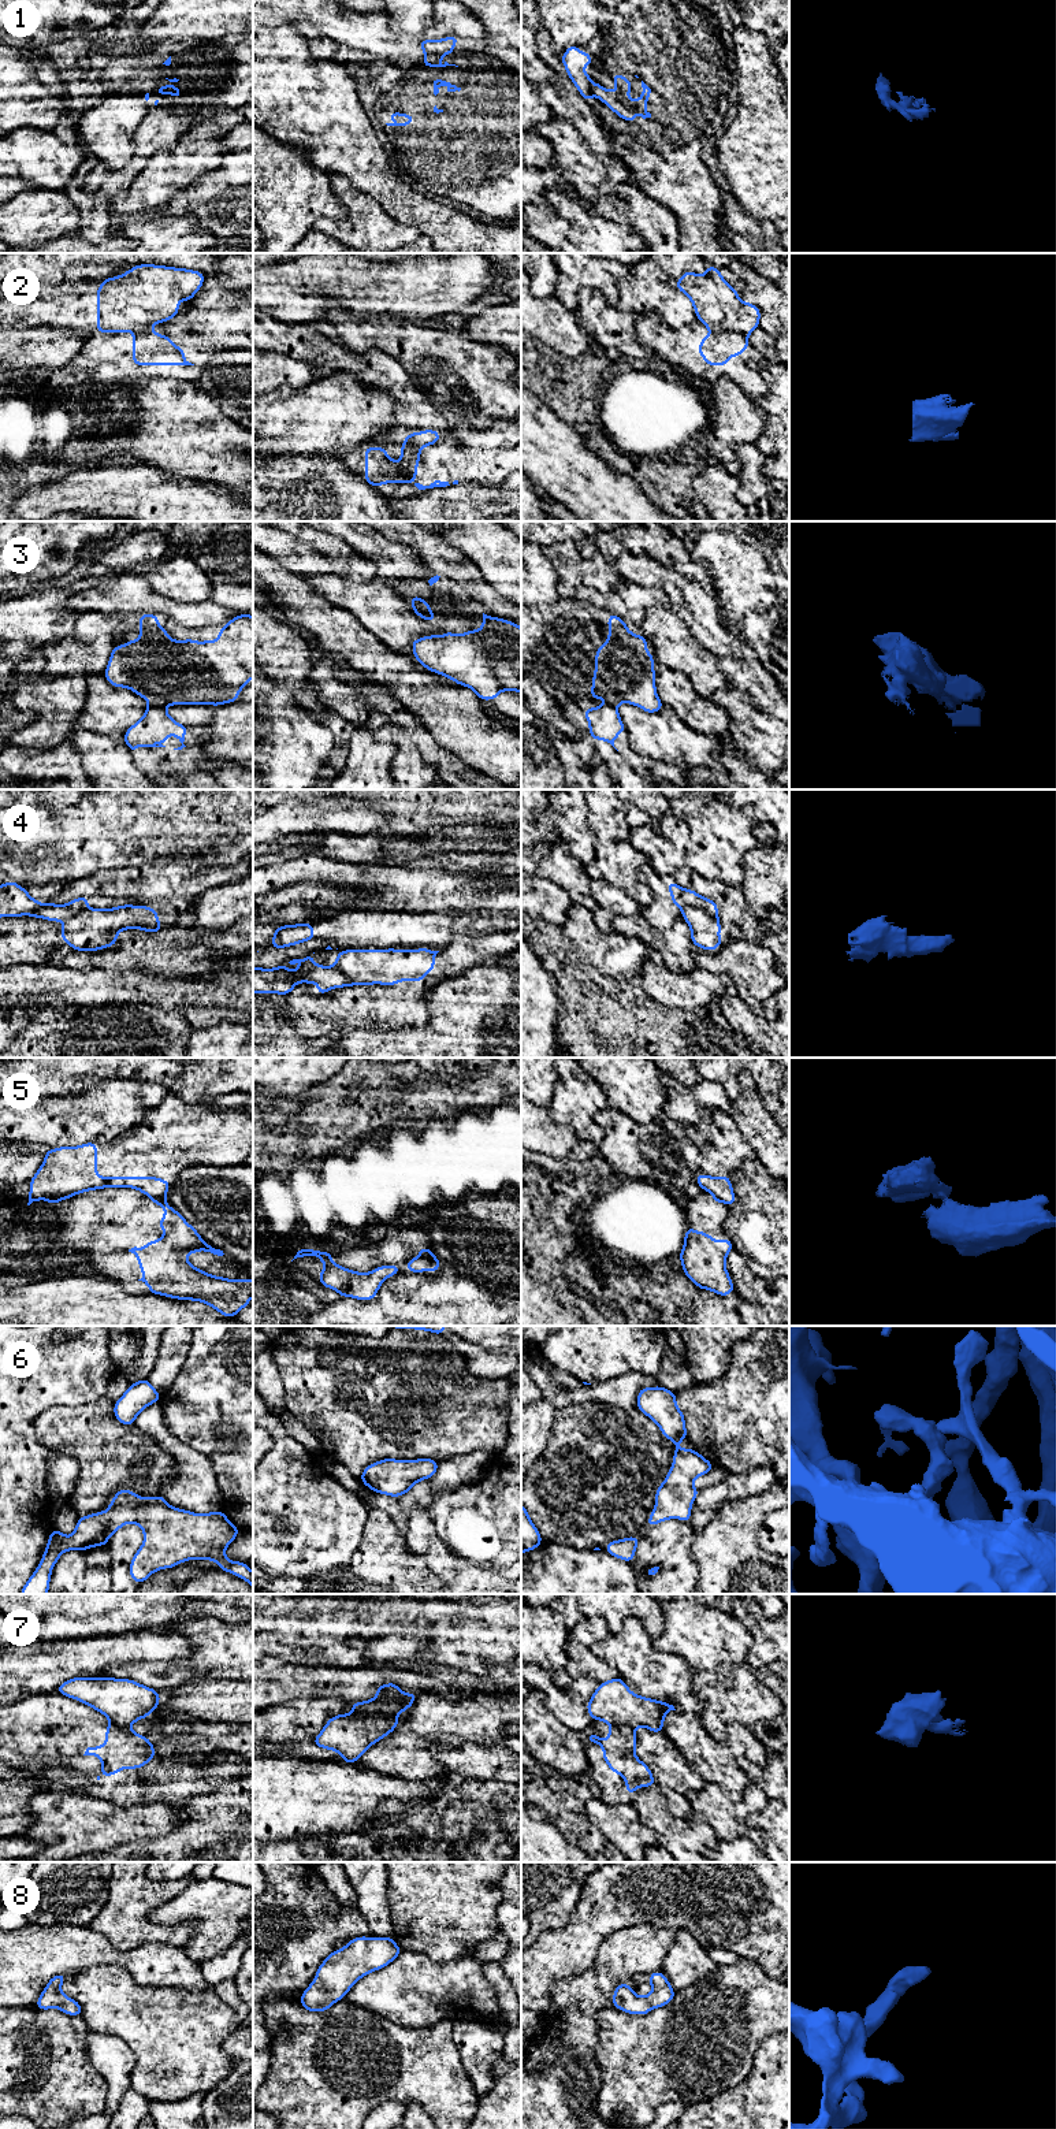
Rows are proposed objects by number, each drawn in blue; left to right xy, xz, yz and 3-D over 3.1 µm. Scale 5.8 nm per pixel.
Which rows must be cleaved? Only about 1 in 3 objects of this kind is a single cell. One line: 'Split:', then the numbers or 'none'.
Split: 1, 2, 3, 4, 5, 7

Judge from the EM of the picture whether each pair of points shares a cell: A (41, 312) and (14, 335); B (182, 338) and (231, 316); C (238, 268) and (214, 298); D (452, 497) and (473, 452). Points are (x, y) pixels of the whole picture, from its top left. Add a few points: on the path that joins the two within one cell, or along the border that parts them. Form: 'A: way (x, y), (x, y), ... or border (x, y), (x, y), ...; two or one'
A: border (58, 326), (17, 326), (14, 329); two
B: way (194, 337), (203, 335), (219, 319); one
C: border (205, 277), (218, 275), (225, 286), (238, 289); two
D: border (458, 482), (487, 483), (490, 486); two

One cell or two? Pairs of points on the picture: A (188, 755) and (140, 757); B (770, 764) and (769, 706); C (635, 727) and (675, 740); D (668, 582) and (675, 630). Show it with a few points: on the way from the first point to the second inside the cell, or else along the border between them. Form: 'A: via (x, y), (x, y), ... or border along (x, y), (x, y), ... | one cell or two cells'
A: via (175, 753), (152, 754) | one cell
B: border along (746, 693), (761, 710), (774, 719) | two cells
C: via (644, 729), (649, 734), (665, 736) | one cell
D: border along (666, 605), (685, 624), (691, 636) | two cells

